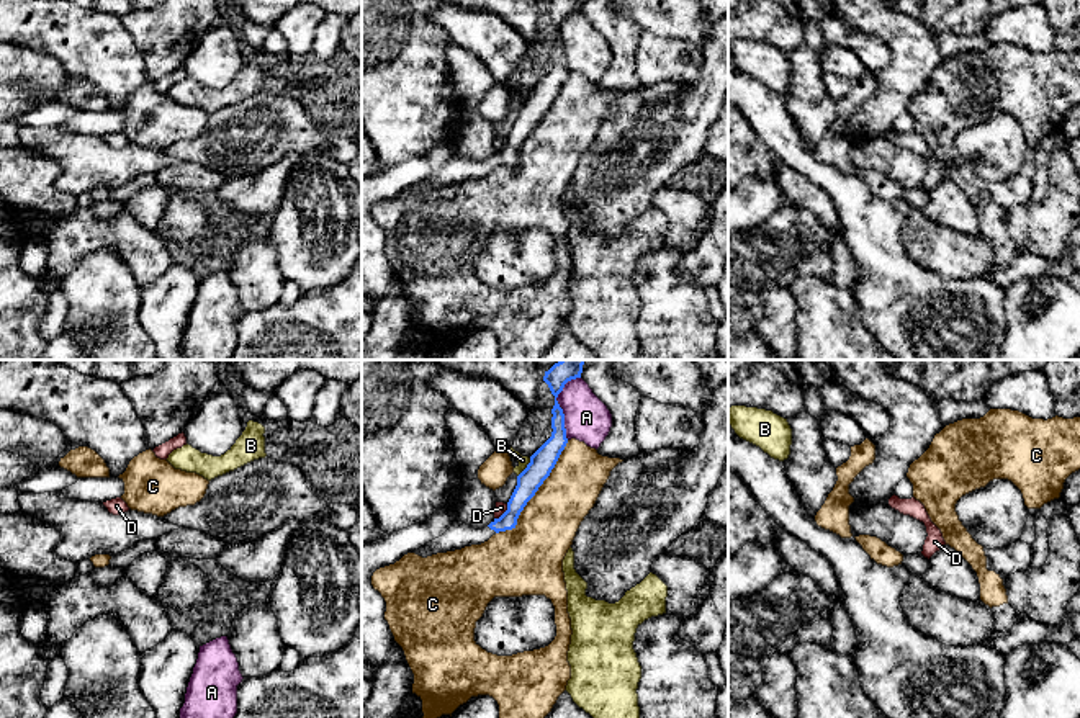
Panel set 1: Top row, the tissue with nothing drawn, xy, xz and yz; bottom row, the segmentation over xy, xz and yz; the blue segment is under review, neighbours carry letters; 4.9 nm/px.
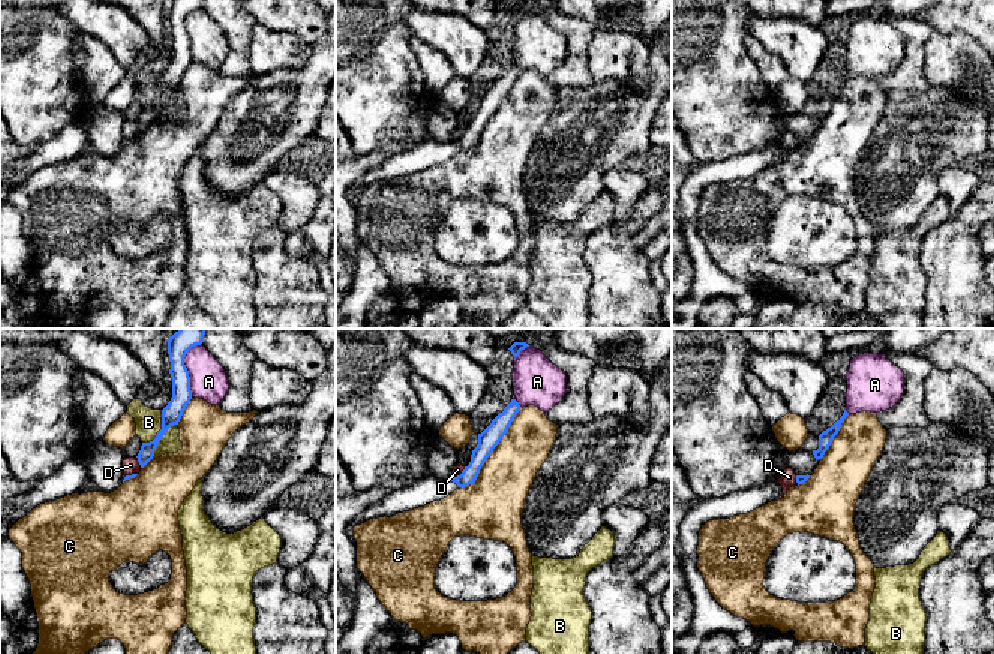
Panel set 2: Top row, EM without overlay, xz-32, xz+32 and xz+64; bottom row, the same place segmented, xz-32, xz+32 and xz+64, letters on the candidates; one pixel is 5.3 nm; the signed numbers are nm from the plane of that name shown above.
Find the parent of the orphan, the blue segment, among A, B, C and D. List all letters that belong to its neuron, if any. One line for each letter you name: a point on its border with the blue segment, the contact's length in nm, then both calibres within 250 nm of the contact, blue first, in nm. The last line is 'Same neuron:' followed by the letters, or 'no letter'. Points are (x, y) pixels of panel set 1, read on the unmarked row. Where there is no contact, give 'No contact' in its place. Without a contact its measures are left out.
Same neuron: no letter

